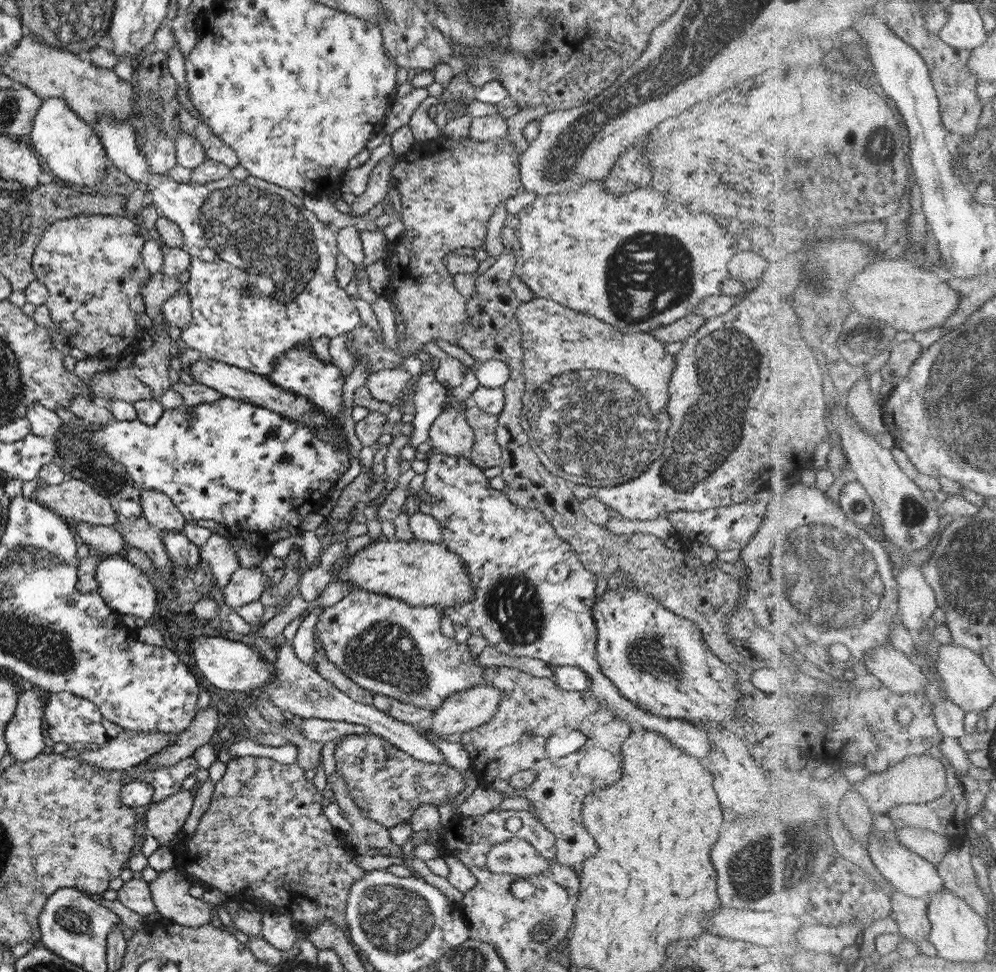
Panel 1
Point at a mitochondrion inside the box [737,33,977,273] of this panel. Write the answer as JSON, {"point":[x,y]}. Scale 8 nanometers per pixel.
{"point":[882,149]}

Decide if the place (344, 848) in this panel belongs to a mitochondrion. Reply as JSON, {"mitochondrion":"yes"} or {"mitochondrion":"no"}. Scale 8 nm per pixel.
{"mitochondrion":"no"}

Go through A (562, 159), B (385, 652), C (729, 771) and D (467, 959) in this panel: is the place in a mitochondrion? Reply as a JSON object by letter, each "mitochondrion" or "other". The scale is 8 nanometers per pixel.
{"A":"mitochondrion","B":"mitochondrion","C":"other","D":"mitochondrion"}

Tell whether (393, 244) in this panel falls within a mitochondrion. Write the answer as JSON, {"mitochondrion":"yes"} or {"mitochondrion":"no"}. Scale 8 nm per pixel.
{"mitochondrion":"no"}

